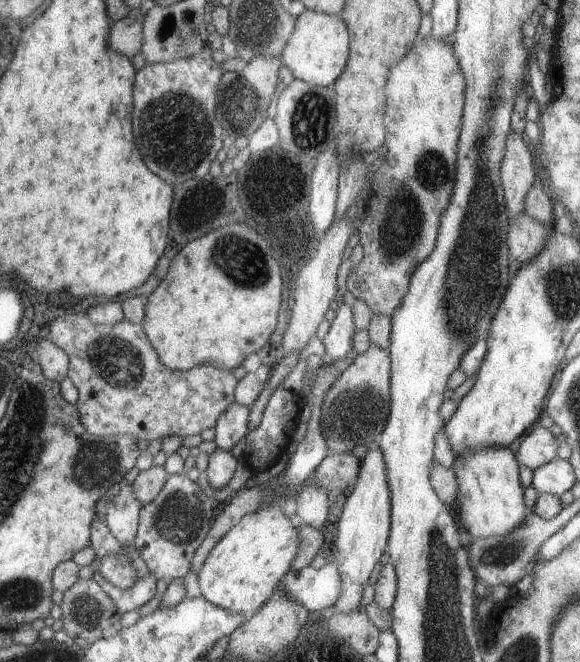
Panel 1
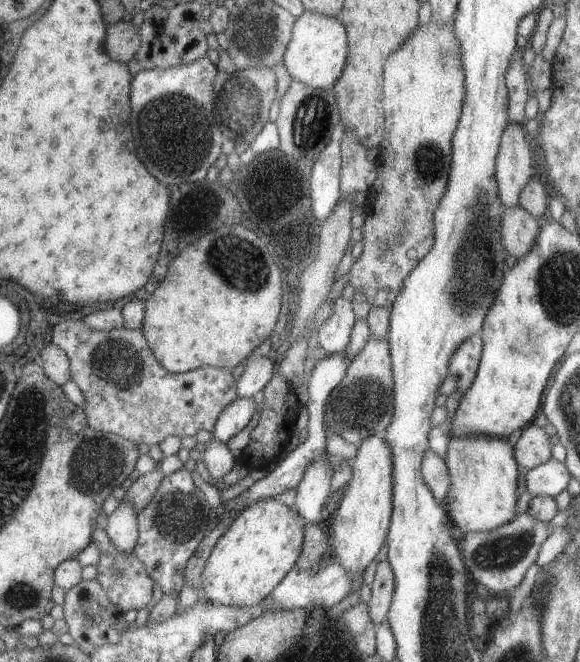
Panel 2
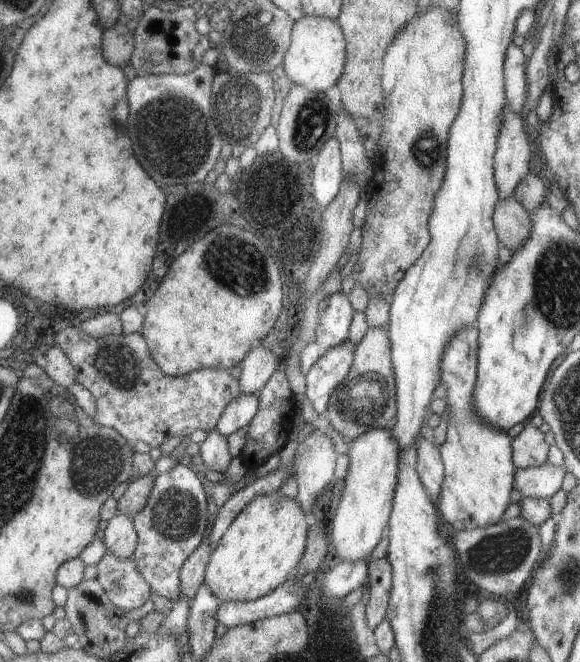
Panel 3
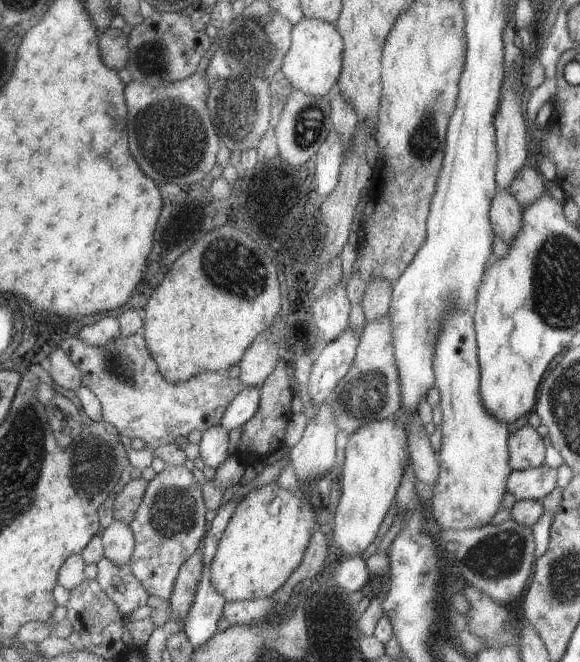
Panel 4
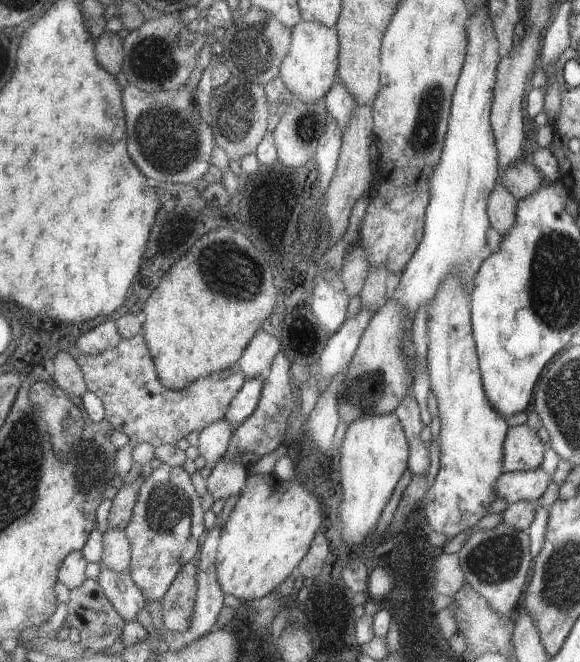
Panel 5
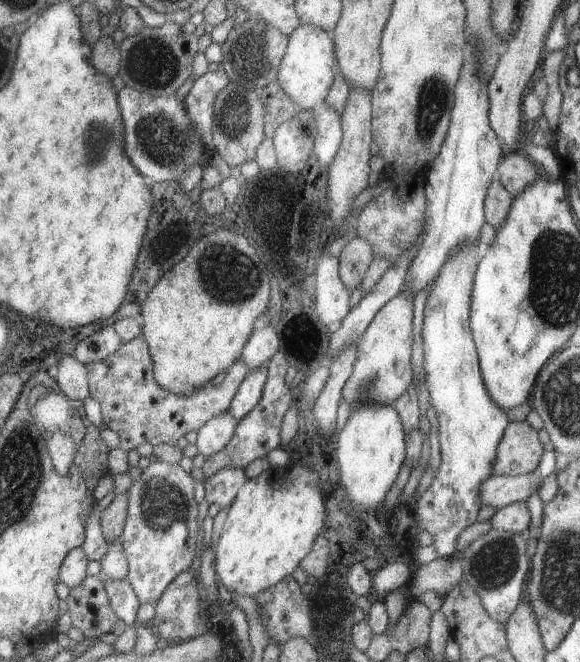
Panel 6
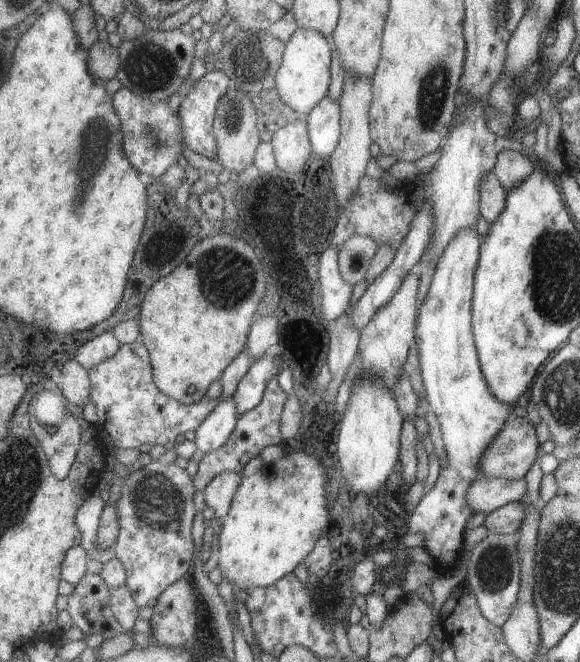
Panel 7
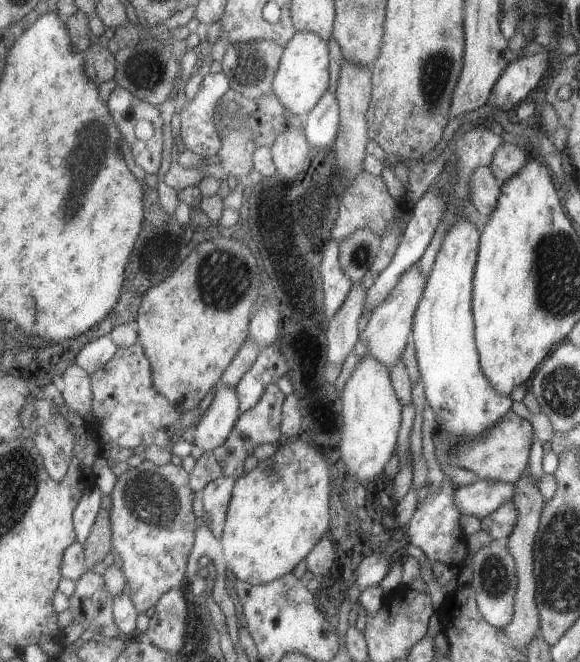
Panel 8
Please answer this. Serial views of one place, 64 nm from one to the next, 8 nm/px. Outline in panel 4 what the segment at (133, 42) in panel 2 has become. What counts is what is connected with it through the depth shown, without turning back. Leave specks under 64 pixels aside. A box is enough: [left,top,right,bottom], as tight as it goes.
[98,27,127,72]

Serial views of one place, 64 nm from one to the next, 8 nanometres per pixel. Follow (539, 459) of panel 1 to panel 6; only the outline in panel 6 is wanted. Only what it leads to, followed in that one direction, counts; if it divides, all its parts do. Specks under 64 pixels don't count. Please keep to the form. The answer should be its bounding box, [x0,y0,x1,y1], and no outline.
[491,419,544,476]

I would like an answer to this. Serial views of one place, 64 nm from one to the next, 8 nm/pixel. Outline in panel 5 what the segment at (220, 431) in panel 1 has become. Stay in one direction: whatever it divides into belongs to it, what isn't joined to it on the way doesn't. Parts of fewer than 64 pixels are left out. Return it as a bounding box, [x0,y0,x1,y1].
[224,376,262,428]

